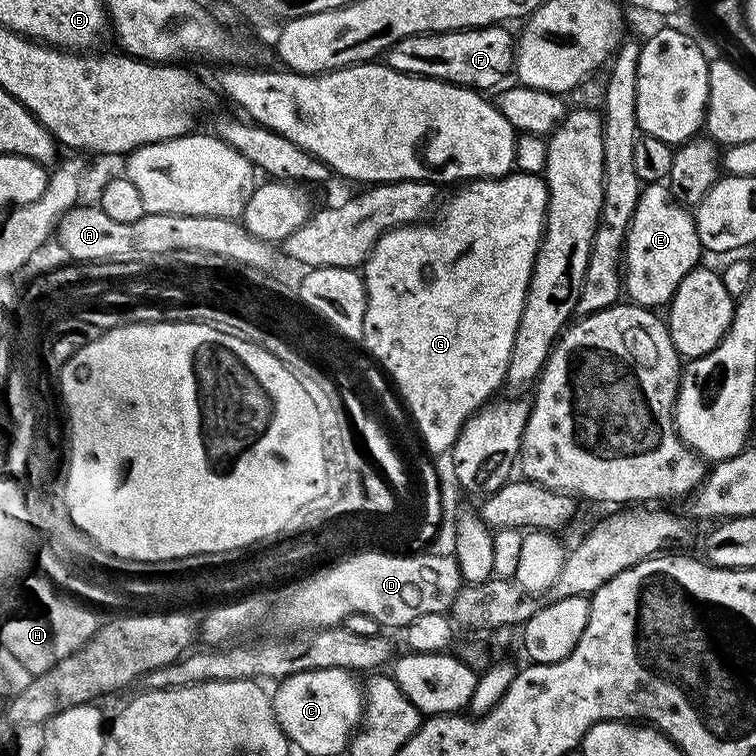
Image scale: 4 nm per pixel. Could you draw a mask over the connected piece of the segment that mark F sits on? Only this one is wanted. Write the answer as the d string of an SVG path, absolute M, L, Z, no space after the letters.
M507 27L461 28L454 32L423 32L420 36L402 38L386 53L388 67L405 72L411 76L428 76L431 80L445 80L448 84L459 84L473 90L495 89L504 75L511 73L516 58L514 36L507 32Z

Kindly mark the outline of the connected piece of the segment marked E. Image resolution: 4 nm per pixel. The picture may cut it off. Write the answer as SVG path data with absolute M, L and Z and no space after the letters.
M667 183L644 184L634 218L624 236L623 295L643 308L663 309L678 290L678 282L701 263L700 256L702 249L695 215L672 197Z

